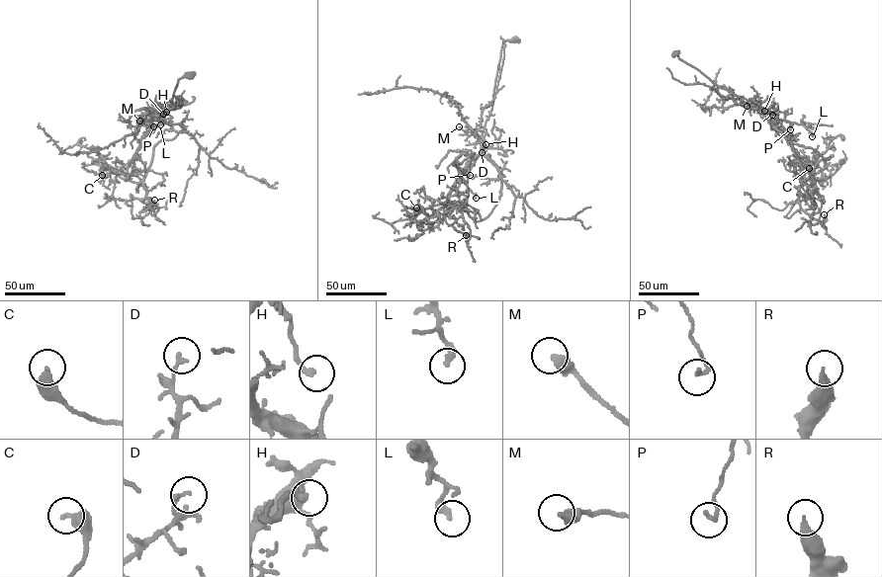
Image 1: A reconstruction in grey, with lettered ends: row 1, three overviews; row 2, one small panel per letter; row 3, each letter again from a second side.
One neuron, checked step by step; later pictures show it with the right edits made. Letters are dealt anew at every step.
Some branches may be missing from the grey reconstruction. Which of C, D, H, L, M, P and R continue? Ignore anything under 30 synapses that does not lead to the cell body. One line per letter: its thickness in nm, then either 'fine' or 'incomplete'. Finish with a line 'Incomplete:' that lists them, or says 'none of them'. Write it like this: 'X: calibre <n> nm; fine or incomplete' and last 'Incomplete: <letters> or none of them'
C: calibre 380 nm; fine
D: calibre 170 nm; fine
H: calibre 220 nm; fine
L: calibre 280 nm; fine
M: calibre 400 nm; fine
P: calibre 160 nm; fine
R: calibre 320 nm; fine
Incomplete: none of them

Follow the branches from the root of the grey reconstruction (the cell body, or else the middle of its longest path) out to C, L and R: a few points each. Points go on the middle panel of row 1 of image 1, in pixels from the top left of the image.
C: (514, 39), (502, 43), (491, 110), (482, 133), (481, 152), (460, 175), (444, 203), (415, 214), (416, 207)
L: (514, 39), (502, 43), (492, 105), (482, 133), (481, 152), (468, 174), (467, 186), (476, 198)
R: (514, 39), (502, 43), (482, 133), (481, 151), (501, 180), (499, 200), (477, 221), (457, 204), (466, 235)

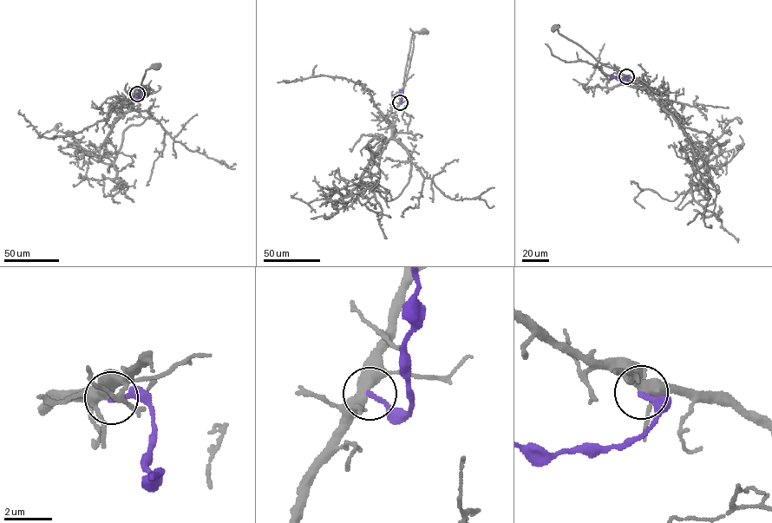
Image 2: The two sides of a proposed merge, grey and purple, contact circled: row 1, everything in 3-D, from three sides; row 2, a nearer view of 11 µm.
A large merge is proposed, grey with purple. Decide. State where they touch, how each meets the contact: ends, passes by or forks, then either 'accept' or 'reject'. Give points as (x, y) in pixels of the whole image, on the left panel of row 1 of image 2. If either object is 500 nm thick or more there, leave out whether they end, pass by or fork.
at (137, 94); grey forks there; purple ends there; reject

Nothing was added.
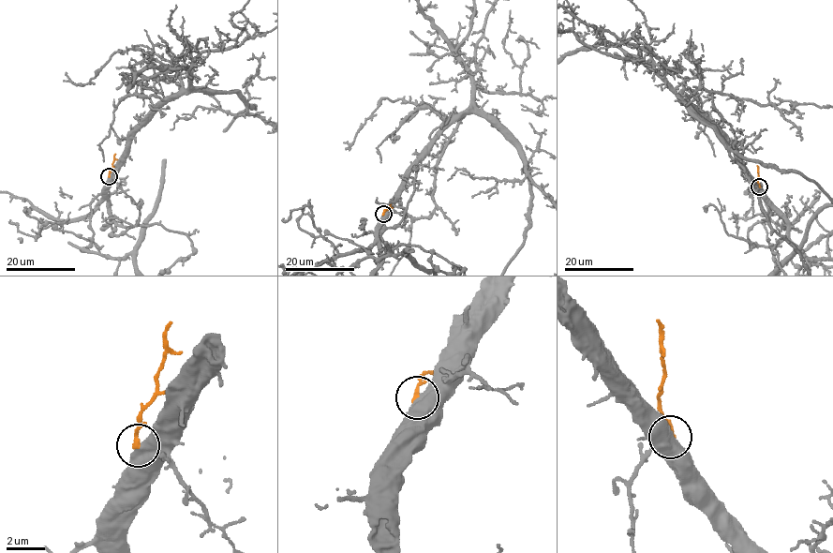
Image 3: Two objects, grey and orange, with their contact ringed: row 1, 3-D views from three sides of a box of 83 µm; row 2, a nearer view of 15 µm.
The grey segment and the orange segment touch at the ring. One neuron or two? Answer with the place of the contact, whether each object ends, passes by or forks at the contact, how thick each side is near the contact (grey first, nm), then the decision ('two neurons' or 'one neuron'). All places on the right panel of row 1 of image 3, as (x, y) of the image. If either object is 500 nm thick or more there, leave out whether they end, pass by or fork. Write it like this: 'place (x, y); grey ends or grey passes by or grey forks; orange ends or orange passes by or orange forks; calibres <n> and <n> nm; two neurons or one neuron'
place (759, 186); calibres 750 and 280 nm; two neurons

